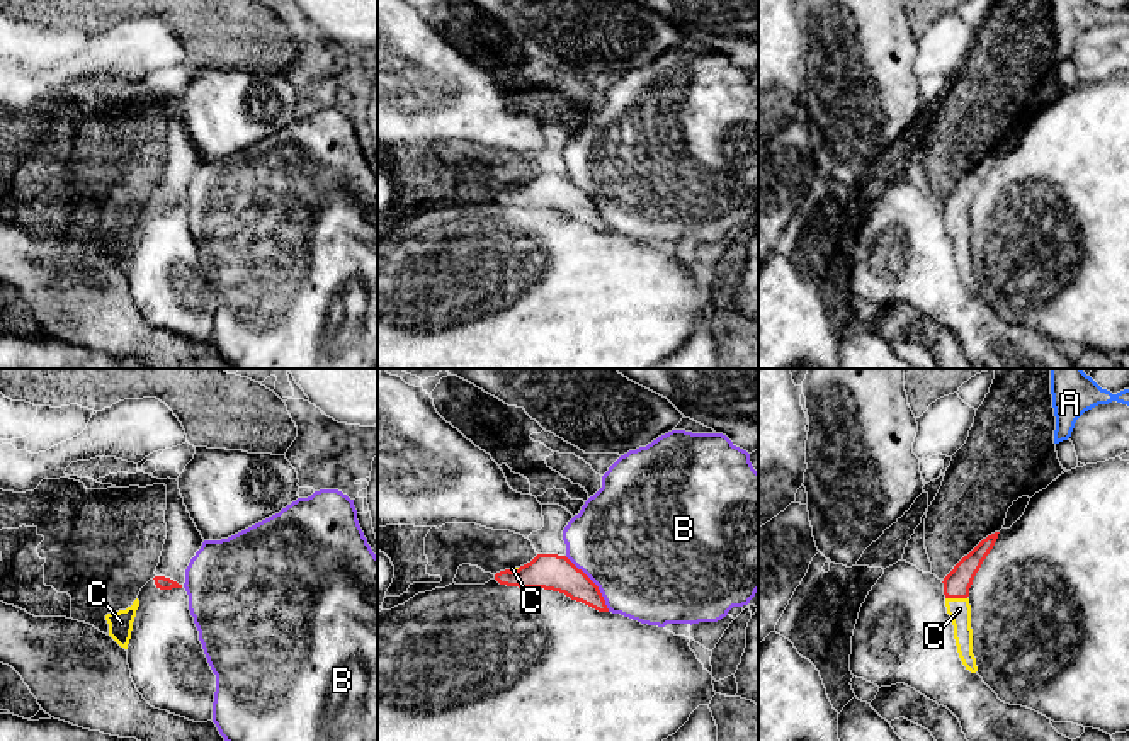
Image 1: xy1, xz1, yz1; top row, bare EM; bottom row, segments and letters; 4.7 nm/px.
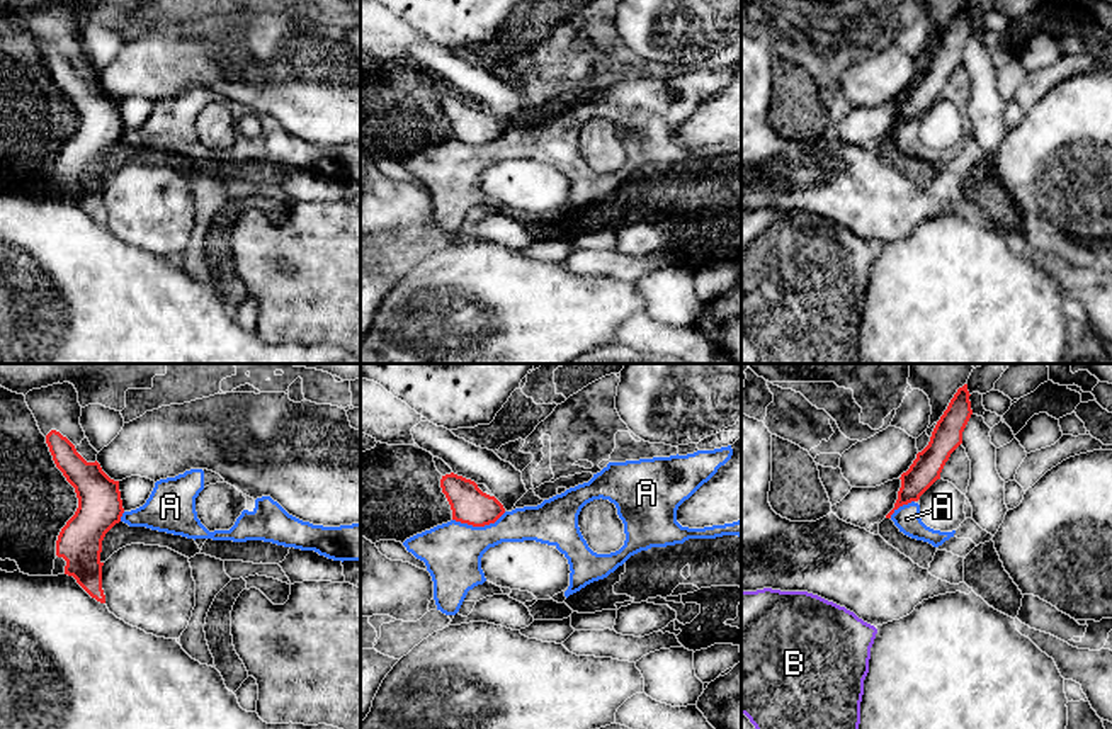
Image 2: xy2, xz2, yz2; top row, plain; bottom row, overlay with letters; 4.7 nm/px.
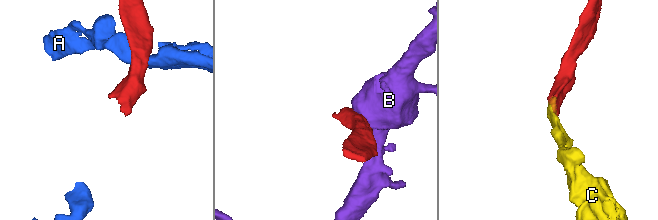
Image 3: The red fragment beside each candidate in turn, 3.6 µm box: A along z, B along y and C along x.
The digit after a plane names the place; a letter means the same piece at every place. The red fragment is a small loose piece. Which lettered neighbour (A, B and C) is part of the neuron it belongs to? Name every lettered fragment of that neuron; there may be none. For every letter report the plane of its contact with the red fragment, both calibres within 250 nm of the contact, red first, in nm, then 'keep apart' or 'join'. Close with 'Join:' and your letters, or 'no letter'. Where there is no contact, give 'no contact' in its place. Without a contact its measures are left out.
A: xz2 | 180/280 nm | keep apart
B: xz1 | 170/500 nm | keep apart
C: yz1 | 130/110 nm | join
Join: C

